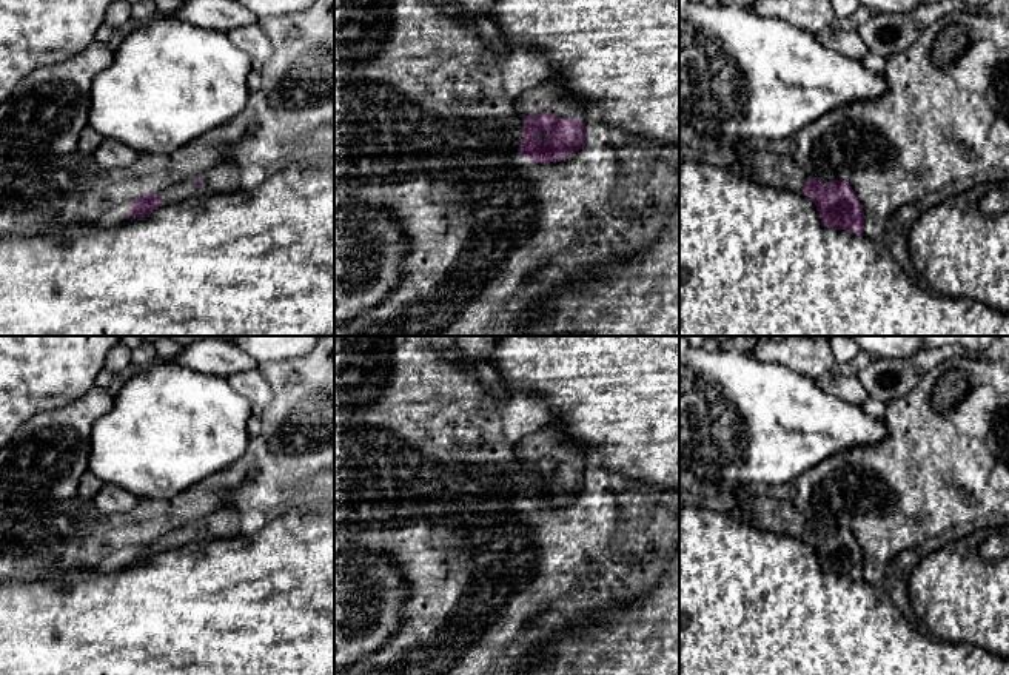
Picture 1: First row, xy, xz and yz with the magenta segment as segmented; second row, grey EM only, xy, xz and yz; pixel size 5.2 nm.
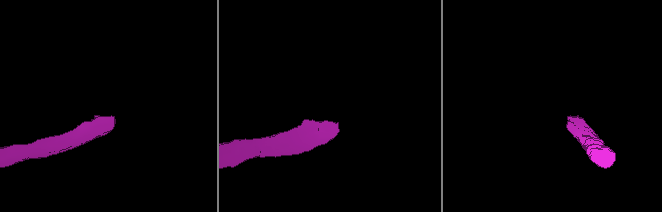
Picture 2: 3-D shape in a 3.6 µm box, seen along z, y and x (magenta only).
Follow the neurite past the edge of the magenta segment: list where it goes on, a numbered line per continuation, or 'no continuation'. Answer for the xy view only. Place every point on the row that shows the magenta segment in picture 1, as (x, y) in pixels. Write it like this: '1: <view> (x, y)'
1: xy (224, 176)

